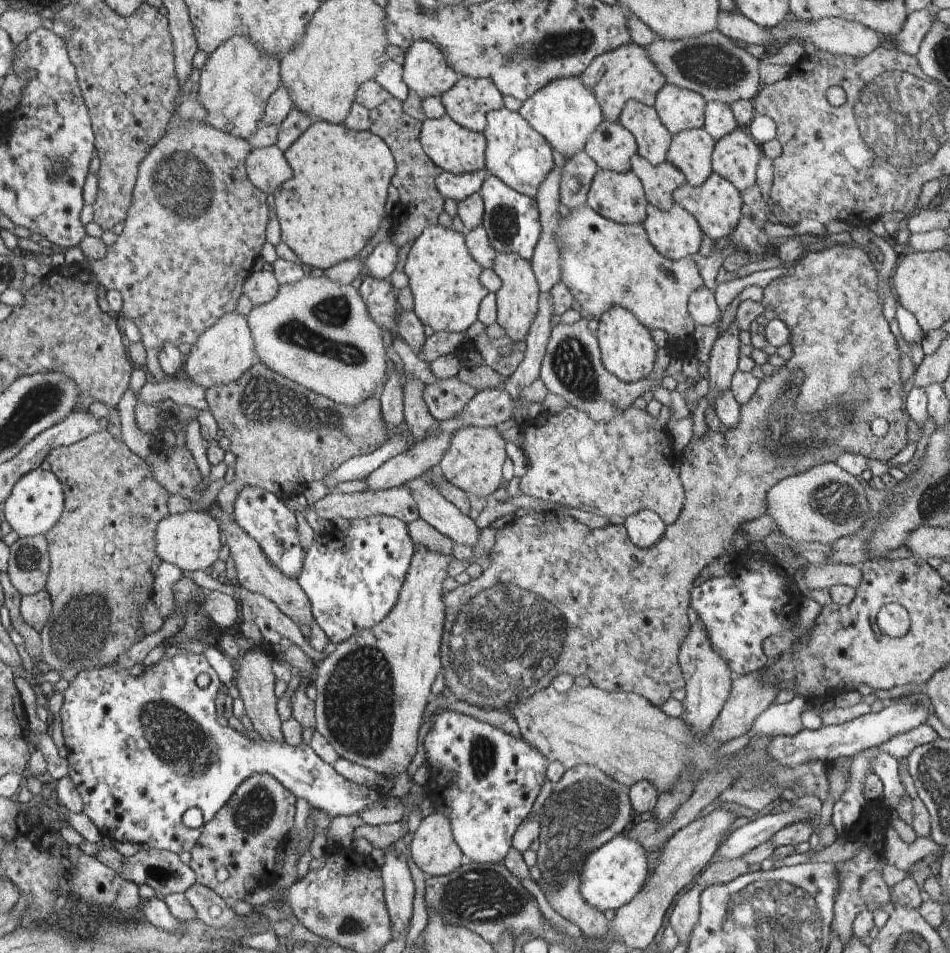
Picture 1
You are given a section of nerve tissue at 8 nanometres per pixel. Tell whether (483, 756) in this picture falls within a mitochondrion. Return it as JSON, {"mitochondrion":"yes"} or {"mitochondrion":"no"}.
{"mitochondrion":"yes"}

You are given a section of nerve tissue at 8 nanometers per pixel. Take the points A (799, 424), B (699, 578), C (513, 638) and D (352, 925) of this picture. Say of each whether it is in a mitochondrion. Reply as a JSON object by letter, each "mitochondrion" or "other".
{"A":"mitochondrion","B":"other","C":"mitochondrion","D":"mitochondrion"}

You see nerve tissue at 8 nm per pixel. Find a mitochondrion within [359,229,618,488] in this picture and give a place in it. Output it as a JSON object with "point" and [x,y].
{"point":[571,368]}

